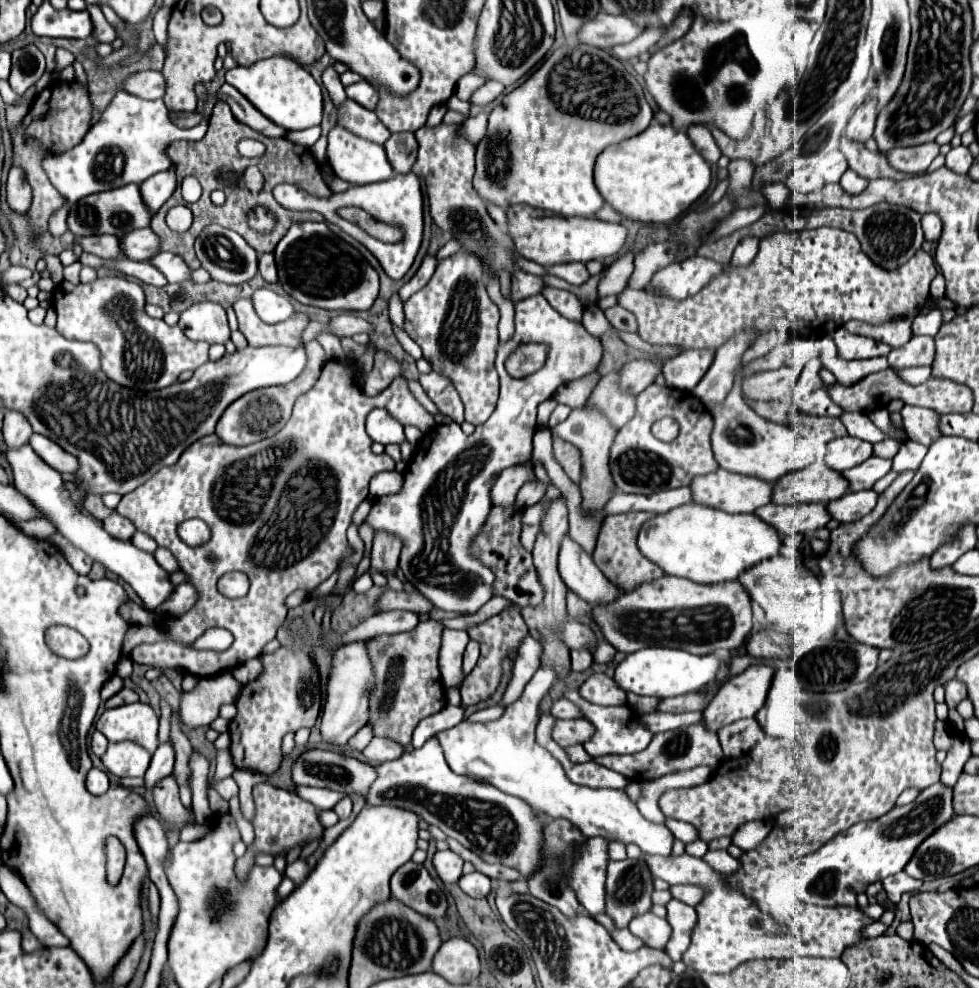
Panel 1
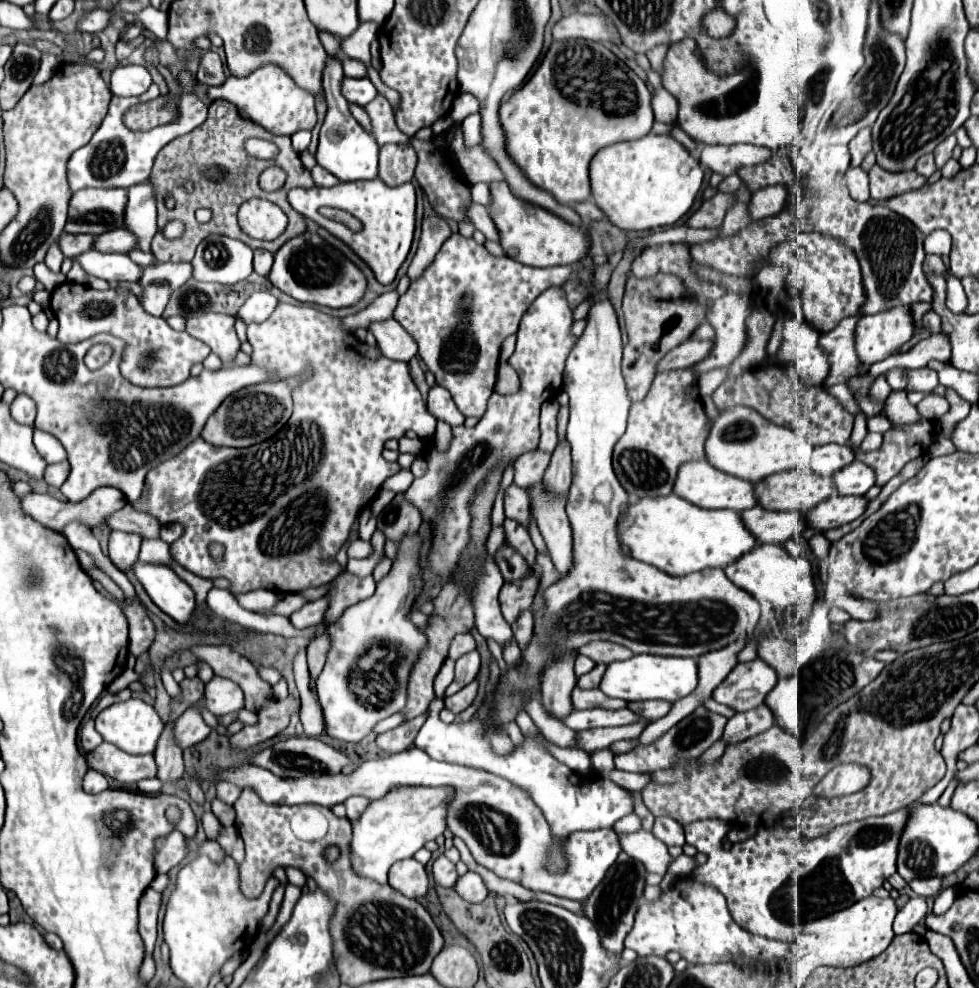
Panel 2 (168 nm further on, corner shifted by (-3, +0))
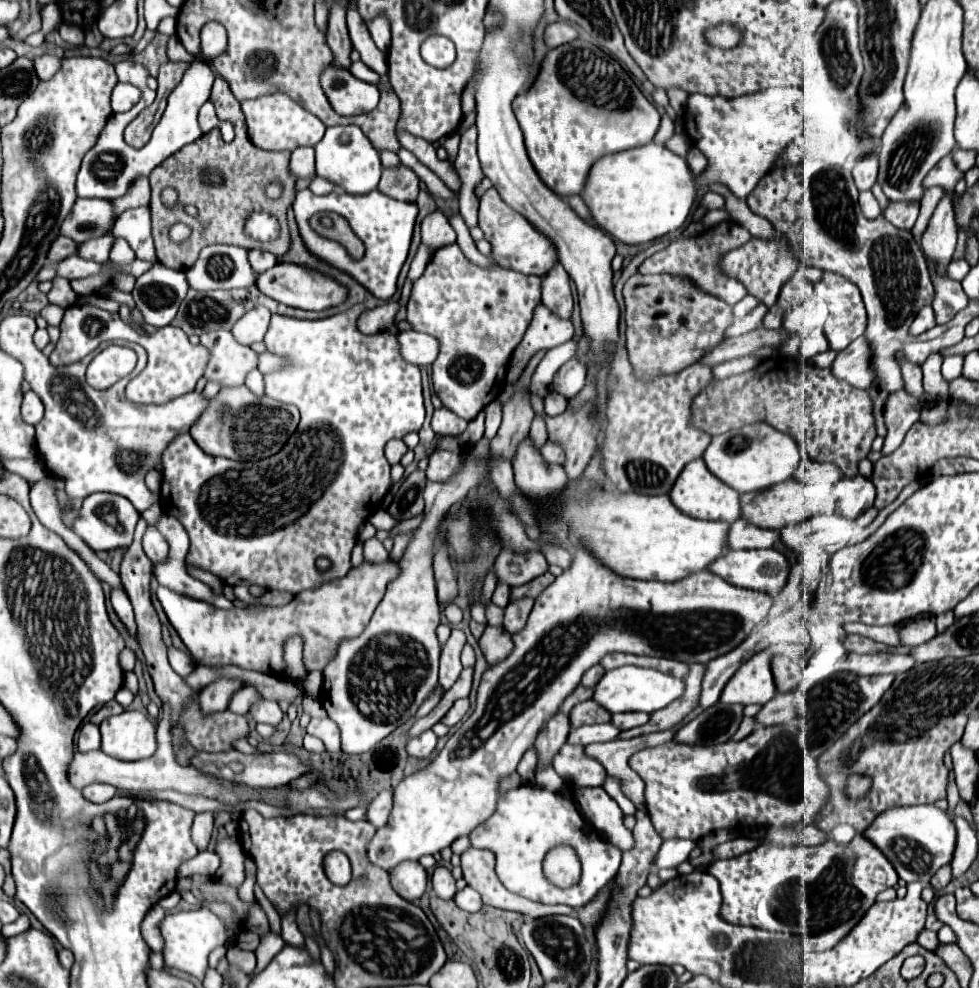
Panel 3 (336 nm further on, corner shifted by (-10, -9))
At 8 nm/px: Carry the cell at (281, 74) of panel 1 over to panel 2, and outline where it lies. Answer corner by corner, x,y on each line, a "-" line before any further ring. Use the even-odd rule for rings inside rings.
265,64
265,68
255,70
249,76
235,78
229,76
223,86
215,86
209,90
209,96
213,100
229,100
235,106
239,106
255,124
263,126
265,130
273,134
295,134
299,130
313,130
317,124
317,112
315,112
315,98
311,92
299,88
295,82
291,82
291,76
283,72
277,64

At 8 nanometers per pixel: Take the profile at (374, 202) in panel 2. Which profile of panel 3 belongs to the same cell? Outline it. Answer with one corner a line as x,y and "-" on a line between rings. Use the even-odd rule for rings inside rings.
304,189
304,191
296,193
292,209
296,215
302,243
314,257
348,273
352,279
356,279
362,287
366,287
378,299
388,301
396,293
396,279
408,257
412,229
414,229
414,221
418,215
418,207
414,203
396,201
392,197
382,195
380,191
370,191
366,195
350,195
350,193
342,193
342,191
332,191
328,195
318,197
310,189
-
322,211
334,211
334,213
342,215
344,219
348,219
352,231
362,239
362,243
366,247
366,253
360,261
352,261
352,257
344,251
342,245
338,245
336,241
324,239
310,229
308,219
314,213
322,213

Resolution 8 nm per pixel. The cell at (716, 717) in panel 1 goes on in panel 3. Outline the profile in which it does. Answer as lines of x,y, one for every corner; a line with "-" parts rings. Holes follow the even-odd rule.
768,647
762,653
750,657
748,663
742,663
742,669
738,669
738,673
734,673
734,677
726,683
720,701
742,705
768,703
776,693
770,671
770,661
774,655
774,647

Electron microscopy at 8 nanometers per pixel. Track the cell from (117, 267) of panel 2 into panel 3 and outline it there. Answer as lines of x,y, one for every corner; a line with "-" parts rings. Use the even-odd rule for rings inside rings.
74,255
74,257
66,257
66,261
56,263
54,269
56,269
58,277
66,277
68,281
72,281
72,279
80,279
80,277
88,277
88,275
98,273
102,269
102,265

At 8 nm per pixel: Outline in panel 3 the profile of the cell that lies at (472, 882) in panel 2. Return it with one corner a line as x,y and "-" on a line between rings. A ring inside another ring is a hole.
464,887
462,891
458,891
458,893
454,895
454,903
456,903
460,909
468,911
468,913
476,913
476,911
480,911
480,907
482,907
482,899
480,899
478,891
474,891
472,887

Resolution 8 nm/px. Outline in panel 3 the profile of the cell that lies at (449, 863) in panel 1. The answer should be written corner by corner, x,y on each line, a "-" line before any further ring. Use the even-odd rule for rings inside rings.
436,867
432,873
432,889
442,899
452,899
456,893
454,877
446,867

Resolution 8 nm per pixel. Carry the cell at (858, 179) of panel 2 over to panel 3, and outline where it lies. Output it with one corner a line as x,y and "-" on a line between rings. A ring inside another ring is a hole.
872,191
860,193
860,207
862,207
862,213
866,219
876,219
880,215
880,207
878,207
878,201
874,199

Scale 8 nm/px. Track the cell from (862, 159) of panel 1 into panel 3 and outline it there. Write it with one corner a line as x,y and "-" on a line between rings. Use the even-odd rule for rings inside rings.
890,203
886,209
886,219
898,229
912,229
918,219
918,205
914,203

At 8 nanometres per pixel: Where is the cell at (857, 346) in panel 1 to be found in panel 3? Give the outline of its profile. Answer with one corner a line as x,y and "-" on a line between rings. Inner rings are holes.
928,305
928,307
924,307
924,309
916,315
916,319
914,319
912,327
910,327
910,333
912,333
912,335
924,333
924,331
928,331
928,329
932,329
932,327
936,327
936,321
934,321
934,311
932,311
932,307

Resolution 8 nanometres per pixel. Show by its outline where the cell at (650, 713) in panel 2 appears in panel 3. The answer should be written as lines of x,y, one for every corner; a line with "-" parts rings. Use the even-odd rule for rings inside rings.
616,713
616,715
612,715
610,723
612,725
618,725
620,731
626,731
626,729
644,725
648,719
650,719
648,713

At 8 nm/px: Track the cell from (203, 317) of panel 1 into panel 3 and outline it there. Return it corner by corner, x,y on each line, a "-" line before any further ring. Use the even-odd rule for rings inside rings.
210,331
200,335
200,345
210,353
210,361
204,369
208,381
216,381
220,387
238,387
246,375
258,367
258,353
234,341
230,331

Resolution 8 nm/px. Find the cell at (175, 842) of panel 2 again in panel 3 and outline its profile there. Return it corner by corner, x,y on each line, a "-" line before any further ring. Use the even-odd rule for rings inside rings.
202,851
202,853
198,853
194,859
186,861
186,863
180,867
178,877
214,875
218,867
220,867
220,857
218,857
214,851

